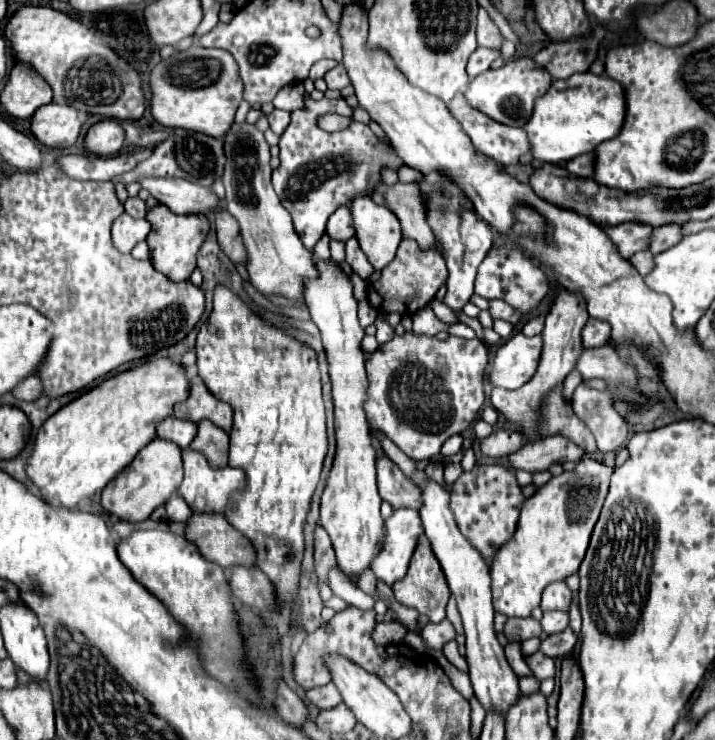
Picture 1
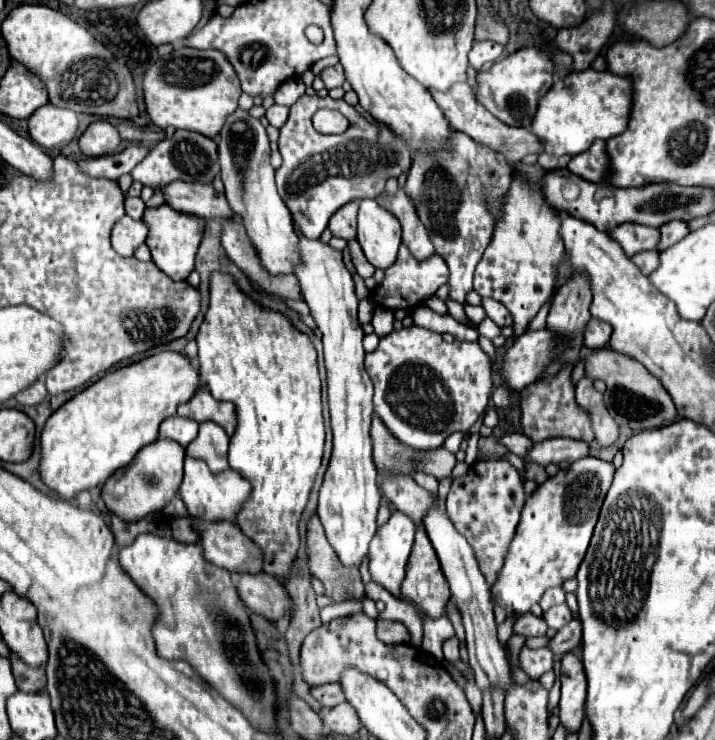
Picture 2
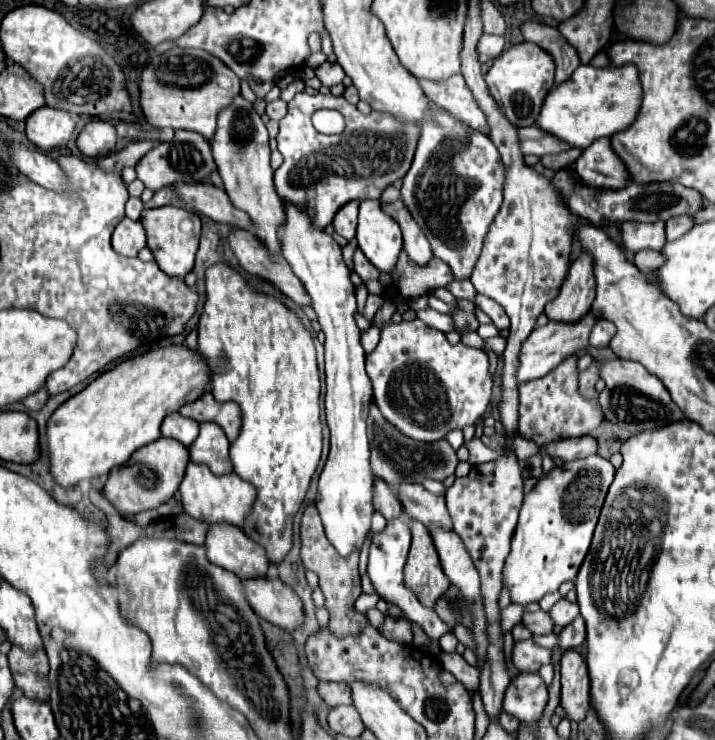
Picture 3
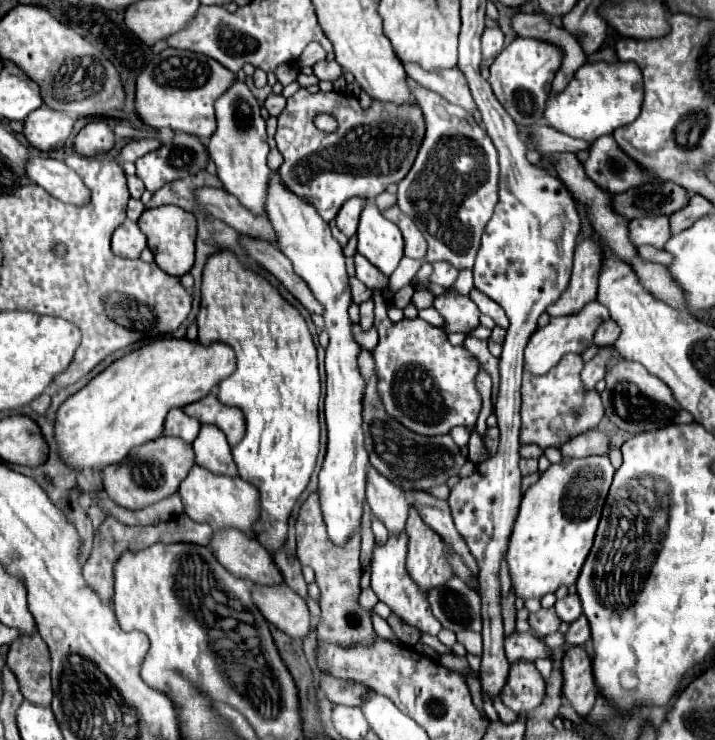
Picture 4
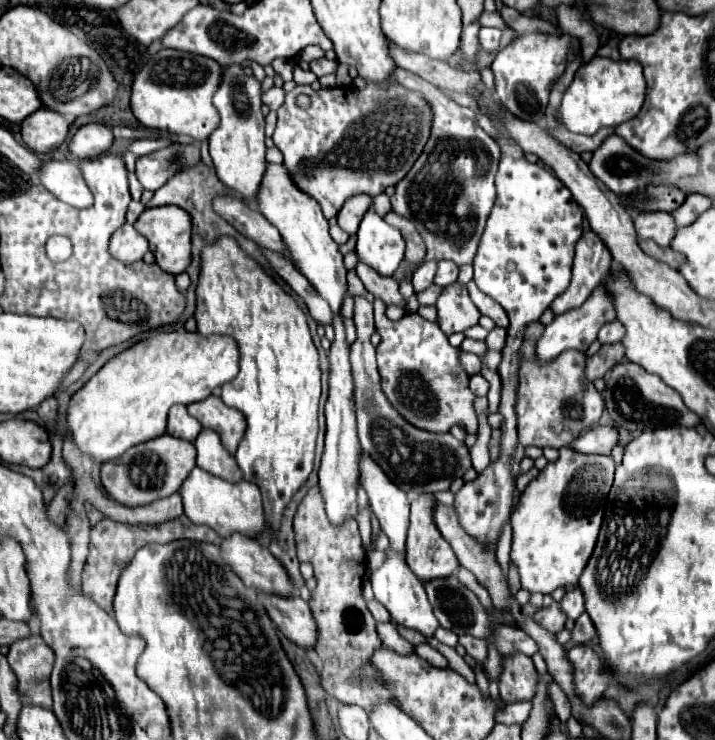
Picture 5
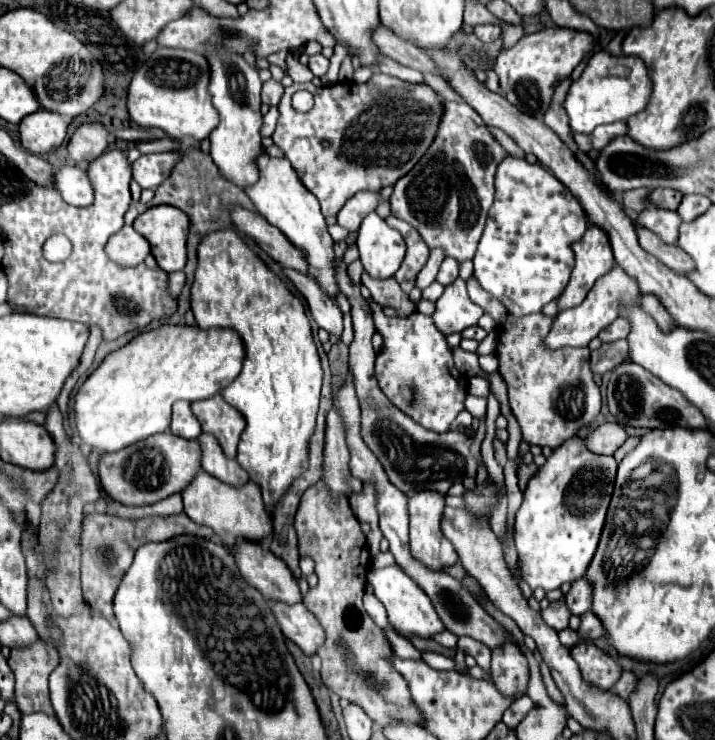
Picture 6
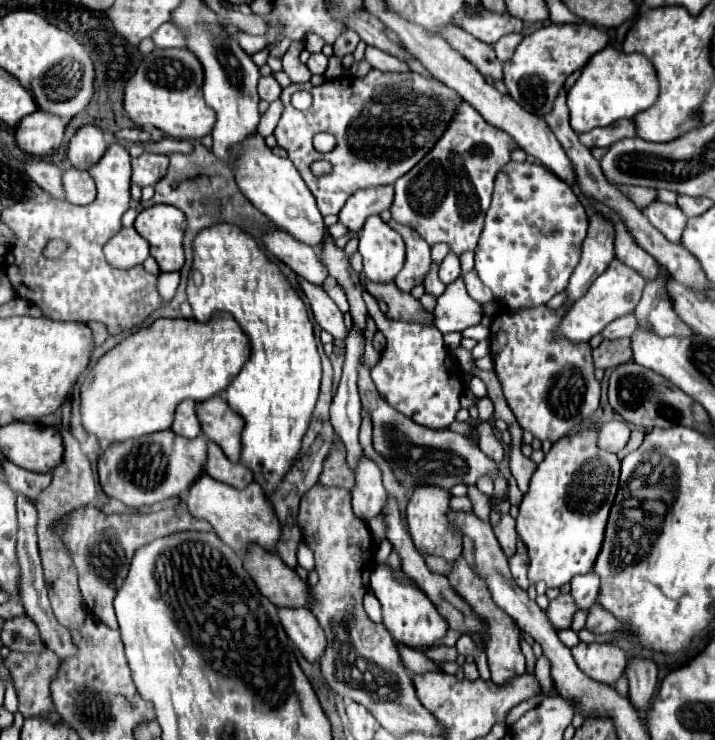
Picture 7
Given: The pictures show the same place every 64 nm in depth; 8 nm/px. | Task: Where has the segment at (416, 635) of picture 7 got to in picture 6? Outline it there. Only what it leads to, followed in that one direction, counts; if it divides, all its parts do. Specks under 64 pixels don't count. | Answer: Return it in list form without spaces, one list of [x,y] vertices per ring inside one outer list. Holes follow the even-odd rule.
[[[396,564],[396,566],[388,566],[388,568],[380,568],[380,570],[372,570],[368,574],[368,582],[374,590],[374,596],[384,604],[386,614],[388,614],[388,622],[390,626],[404,638],[432,638],[434,634],[442,632],[442,620],[438,618],[438,614],[434,614],[434,606],[430,602],[430,598],[424,594],[424,590],[414,584],[414,580],[404,574],[404,570]]]

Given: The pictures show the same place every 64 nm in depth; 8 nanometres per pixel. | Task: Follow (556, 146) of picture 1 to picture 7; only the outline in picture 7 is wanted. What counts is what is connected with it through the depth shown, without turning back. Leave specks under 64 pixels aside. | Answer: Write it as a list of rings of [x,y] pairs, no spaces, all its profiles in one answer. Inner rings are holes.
[[[608,46],[588,60],[588,64],[582,68],[580,78],[574,82],[574,86],[568,92],[570,126],[578,134],[582,134],[582,132],[590,132],[592,128],[598,128],[598,126],[608,126],[620,118],[634,118],[638,112],[650,108],[656,102],[656,98],[658,98],[658,76],[656,76],[652,62],[644,54],[638,54],[638,52],[624,54],[624,52]]]

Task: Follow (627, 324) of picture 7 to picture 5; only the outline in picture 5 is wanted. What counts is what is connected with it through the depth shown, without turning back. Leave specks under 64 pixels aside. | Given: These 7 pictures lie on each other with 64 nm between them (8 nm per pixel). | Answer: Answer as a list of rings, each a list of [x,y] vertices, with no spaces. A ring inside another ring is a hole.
[[[614,320],[614,322],[604,324],[604,326],[600,328],[598,340],[600,340],[602,344],[614,344],[614,342],[620,342],[620,340],[624,338],[624,334],[626,334],[626,328],[624,328],[618,320]]]

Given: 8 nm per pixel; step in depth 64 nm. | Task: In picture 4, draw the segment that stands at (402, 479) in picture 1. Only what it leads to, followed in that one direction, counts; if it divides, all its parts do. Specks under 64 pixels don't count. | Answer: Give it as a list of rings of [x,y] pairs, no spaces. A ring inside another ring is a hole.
[[[414,492],[414,502],[412,502],[420,516],[424,518],[424,522],[436,530],[450,546],[452,550],[458,552],[458,556],[462,558],[462,562],[466,562],[466,566],[470,566],[470,570],[474,570],[474,574],[478,574],[478,562],[476,558],[466,550],[466,542],[462,542],[462,536],[458,534],[454,522],[452,522],[452,514],[450,514],[450,506],[444,500],[434,498],[428,492]]]

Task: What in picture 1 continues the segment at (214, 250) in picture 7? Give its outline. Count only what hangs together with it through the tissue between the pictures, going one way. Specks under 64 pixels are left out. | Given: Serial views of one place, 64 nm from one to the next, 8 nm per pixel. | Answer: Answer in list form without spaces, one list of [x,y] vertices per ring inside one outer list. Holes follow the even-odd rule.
[[[218,284],[214,288],[212,312],[202,324],[196,338],[198,374],[208,390],[234,408],[234,426],[230,432],[230,466],[242,468],[248,474],[246,490],[234,494],[228,504],[226,520],[240,530],[256,548],[256,566],[278,588],[280,606],[290,604],[298,590],[300,562],[304,552],[304,520],[310,508],[312,494],[320,480],[322,462],[326,456],[326,416],[320,390],[320,370],[316,352],[304,342],[292,338],[284,330],[266,322],[242,302],[230,288]]]

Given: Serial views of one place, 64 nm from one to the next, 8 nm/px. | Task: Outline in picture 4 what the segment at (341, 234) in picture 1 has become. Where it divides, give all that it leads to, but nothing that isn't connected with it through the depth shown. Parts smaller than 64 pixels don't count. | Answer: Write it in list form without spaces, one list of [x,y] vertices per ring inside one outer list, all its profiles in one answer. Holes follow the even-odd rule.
[[[350,198],[346,200],[346,204],[340,208],[338,216],[336,216],[336,226],[350,238],[356,234],[358,228],[358,220],[360,220],[360,212],[362,206],[366,204],[364,198]]]

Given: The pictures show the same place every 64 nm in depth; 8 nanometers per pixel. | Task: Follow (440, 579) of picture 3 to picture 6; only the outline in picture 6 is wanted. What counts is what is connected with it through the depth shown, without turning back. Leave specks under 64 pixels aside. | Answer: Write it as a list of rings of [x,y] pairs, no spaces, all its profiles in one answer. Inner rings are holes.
[[[422,490],[422,494],[408,496],[408,516],[410,516],[410,546],[416,560],[424,562],[432,570],[442,570],[444,566],[452,566],[458,562],[458,554],[450,540],[444,538],[440,520],[444,510],[444,494],[430,494],[430,490]]]

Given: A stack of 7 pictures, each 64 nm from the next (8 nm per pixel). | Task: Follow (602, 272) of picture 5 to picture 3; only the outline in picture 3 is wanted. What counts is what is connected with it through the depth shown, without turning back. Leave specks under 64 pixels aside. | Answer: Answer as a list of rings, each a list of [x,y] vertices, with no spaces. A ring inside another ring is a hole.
[[[580,254],[568,272],[558,298],[546,304],[546,316],[560,322],[580,320],[594,302],[594,268],[590,254]]]

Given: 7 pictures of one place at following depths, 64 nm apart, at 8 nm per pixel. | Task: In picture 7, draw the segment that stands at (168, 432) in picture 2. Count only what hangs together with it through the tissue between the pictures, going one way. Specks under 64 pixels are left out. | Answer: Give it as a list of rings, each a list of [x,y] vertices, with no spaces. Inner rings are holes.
[[[182,400],[176,408],[176,418],[172,422],[172,430],[178,436],[184,438],[196,438],[200,434],[200,422],[196,416],[196,404],[194,400]]]

